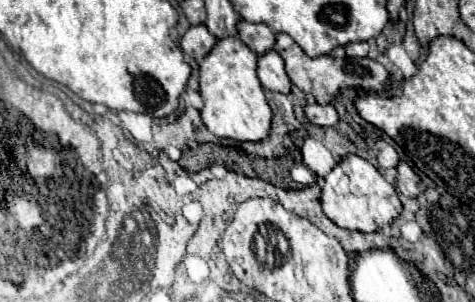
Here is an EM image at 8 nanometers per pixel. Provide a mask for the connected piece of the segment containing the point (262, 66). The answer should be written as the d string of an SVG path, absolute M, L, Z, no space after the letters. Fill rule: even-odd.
M267 50L257 60L257 76L267 90L287 94L291 90L291 80L285 74L283 58L275 50Z

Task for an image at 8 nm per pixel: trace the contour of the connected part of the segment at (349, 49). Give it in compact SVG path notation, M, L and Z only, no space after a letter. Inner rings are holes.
M351 42L345 46L347 56L367 56L369 52L369 44L367 42Z

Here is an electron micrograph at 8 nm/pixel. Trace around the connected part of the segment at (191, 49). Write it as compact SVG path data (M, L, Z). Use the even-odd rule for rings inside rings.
M199 24L199 26L191 26L191 28L183 34L183 38L181 38L181 48L183 48L183 52L189 54L191 58L201 60L201 58L205 58L205 56L211 52L211 48L215 46L215 42L217 42L217 38L211 36L209 30L207 30L203 24Z

